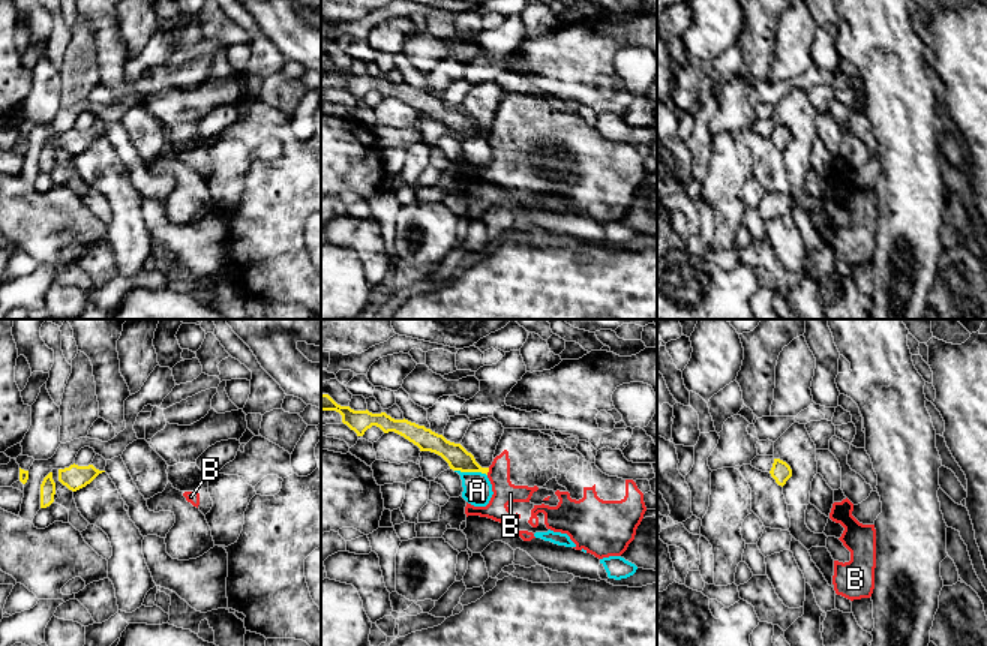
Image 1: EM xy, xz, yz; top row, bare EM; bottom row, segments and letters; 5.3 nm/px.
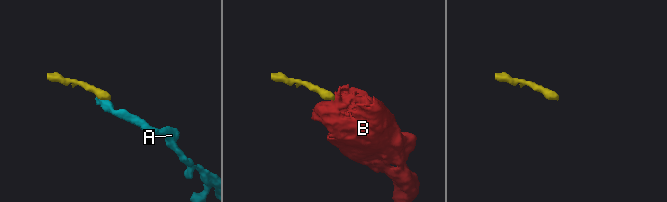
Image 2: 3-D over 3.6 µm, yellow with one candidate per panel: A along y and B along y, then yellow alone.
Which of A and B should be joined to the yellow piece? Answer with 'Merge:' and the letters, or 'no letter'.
Merge: no letter

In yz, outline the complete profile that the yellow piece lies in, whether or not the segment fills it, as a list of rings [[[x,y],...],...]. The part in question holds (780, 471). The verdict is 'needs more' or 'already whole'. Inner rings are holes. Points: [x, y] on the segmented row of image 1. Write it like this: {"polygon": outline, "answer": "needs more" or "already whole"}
{"polygon": [[[774,459],[770,474],[776,480],[776,483],[783,487],[786,481],[792,477],[792,469],[786,462]]], "answer": "already whole"}

